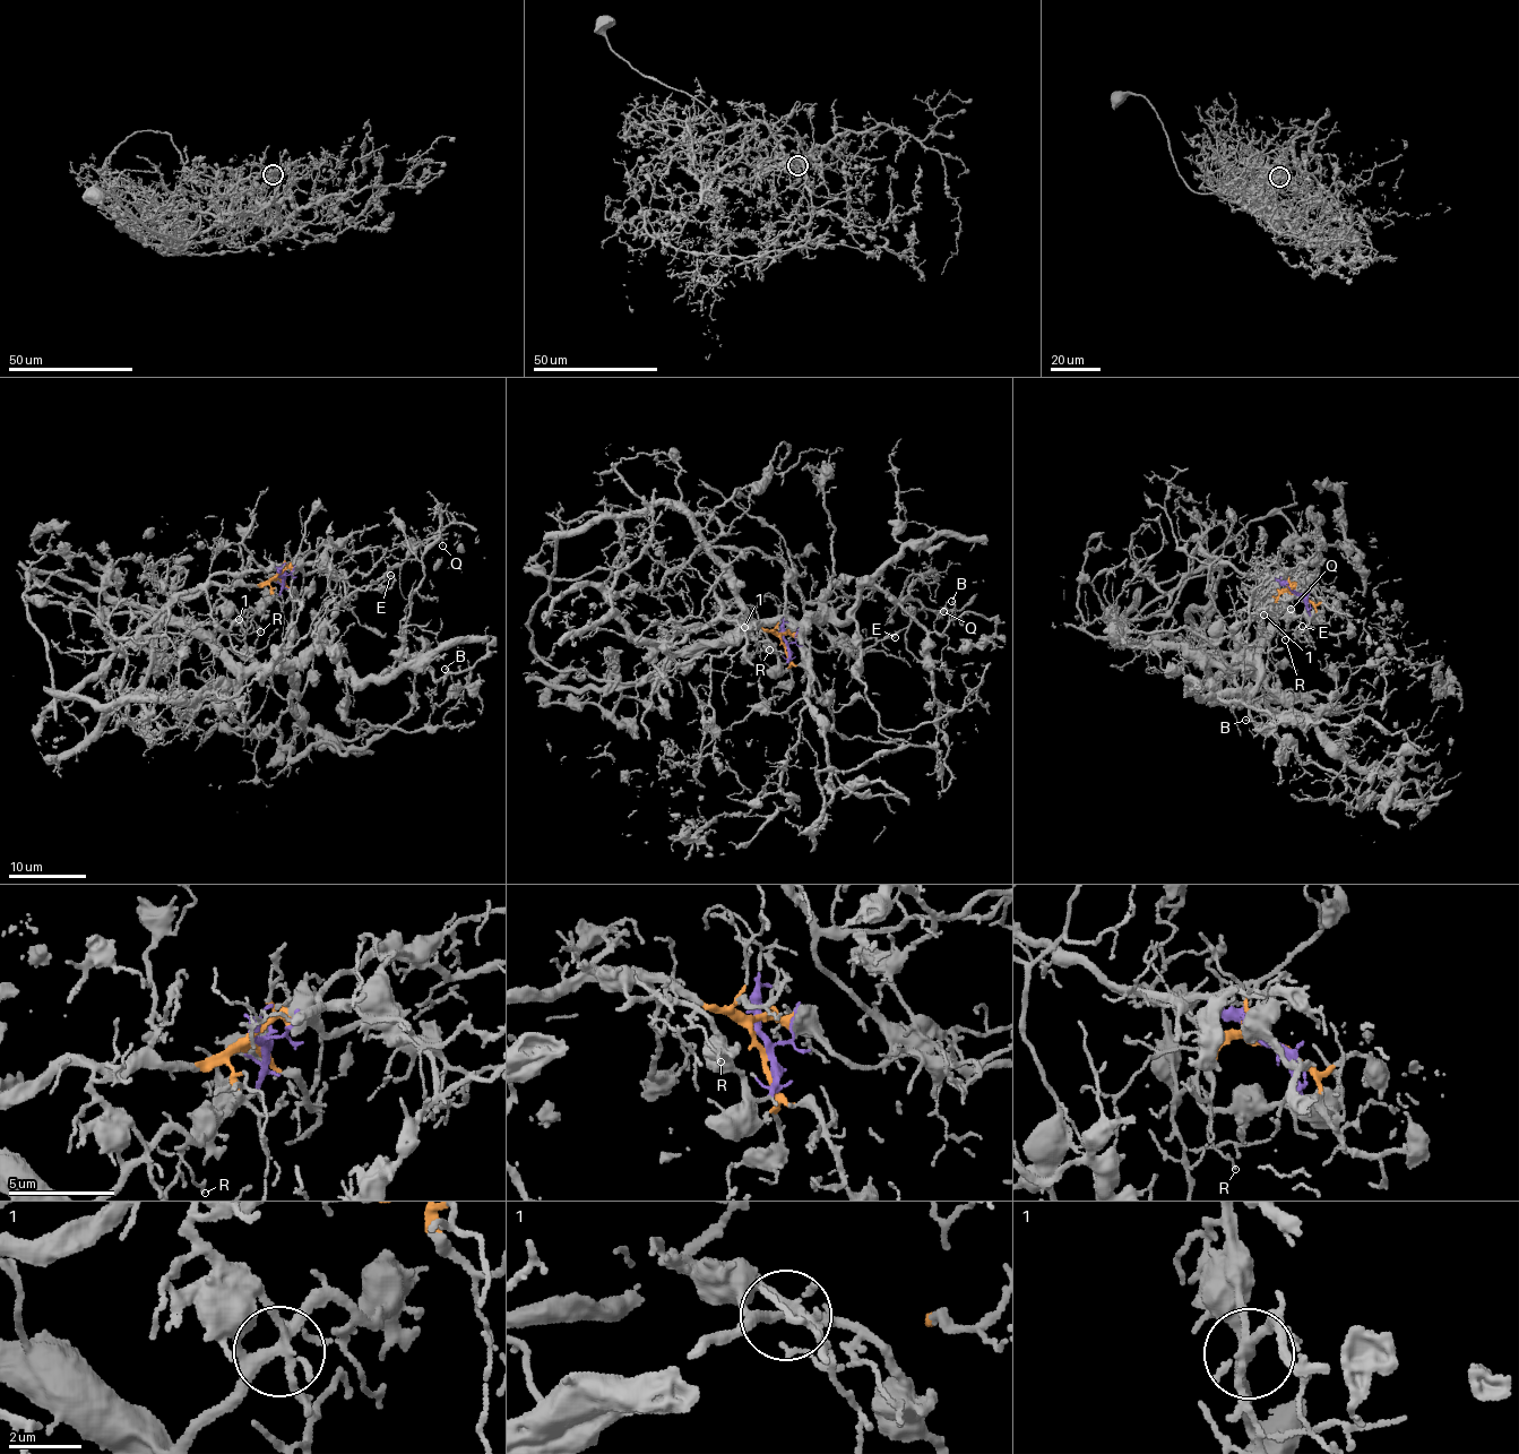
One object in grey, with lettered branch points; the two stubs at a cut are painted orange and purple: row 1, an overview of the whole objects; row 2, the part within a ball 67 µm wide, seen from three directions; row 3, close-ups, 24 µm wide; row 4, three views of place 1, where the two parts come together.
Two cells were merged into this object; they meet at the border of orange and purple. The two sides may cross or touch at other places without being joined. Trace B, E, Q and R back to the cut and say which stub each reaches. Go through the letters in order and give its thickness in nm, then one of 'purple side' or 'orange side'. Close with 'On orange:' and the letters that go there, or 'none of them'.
B: calibre 140 nm; purple side
E: calibre 80 nm; orange side
Q: calibre 120 nm; purple side
R: calibre 130 nm; purple side
On orange: E

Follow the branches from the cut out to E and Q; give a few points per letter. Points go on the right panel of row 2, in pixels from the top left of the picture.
E: (1296, 593), (1288, 590), (1294, 587), (1304, 600), (1312, 601), (1306, 608), (1308, 631), (1299, 634), (1302, 627)
Q: (1296, 594), (1310, 616), (1265, 613), (1265, 639), (1253, 668), (1234, 628), (1289, 598), (1291, 609)

